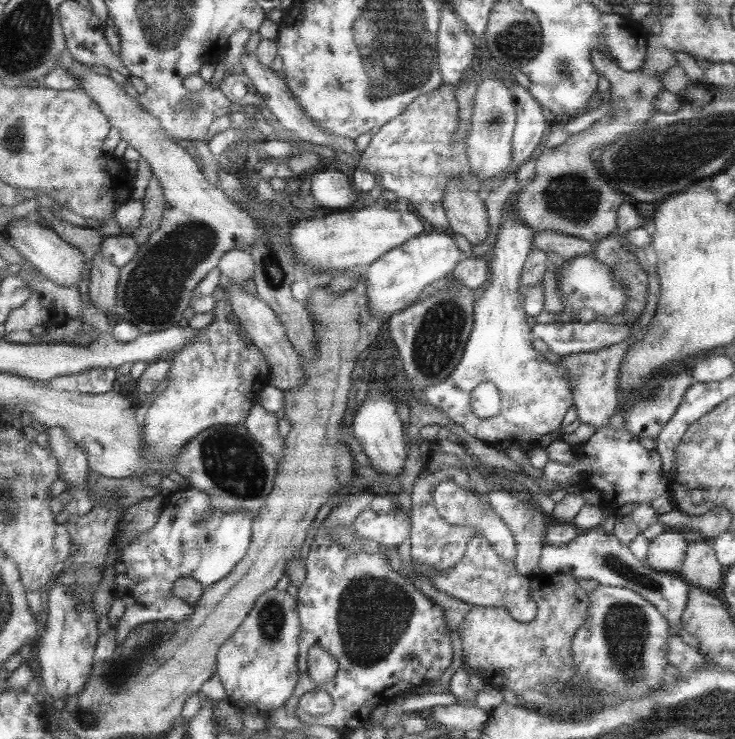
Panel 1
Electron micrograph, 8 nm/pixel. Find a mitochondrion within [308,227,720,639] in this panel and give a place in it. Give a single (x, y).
(439, 332)

